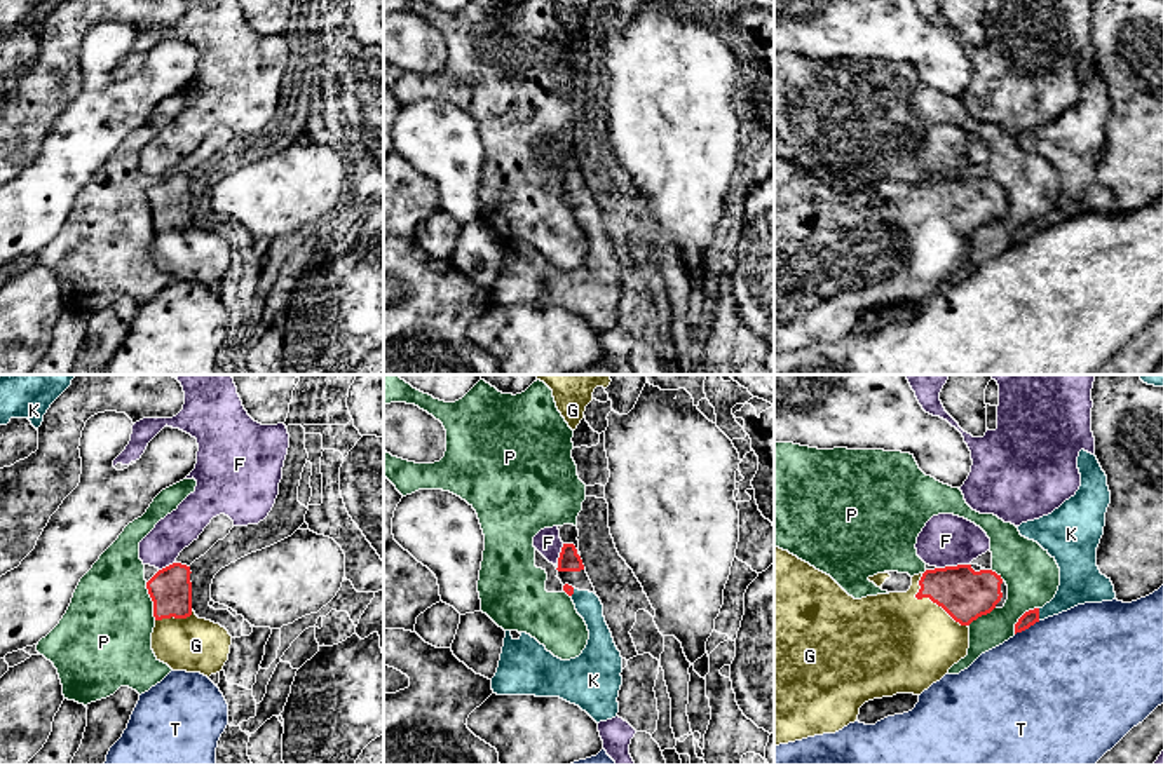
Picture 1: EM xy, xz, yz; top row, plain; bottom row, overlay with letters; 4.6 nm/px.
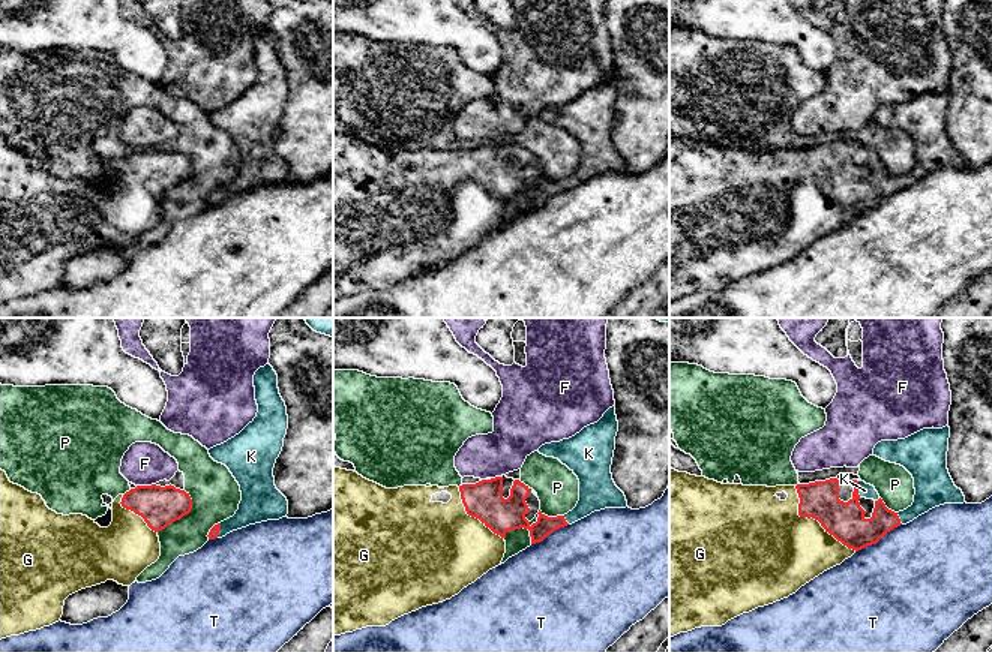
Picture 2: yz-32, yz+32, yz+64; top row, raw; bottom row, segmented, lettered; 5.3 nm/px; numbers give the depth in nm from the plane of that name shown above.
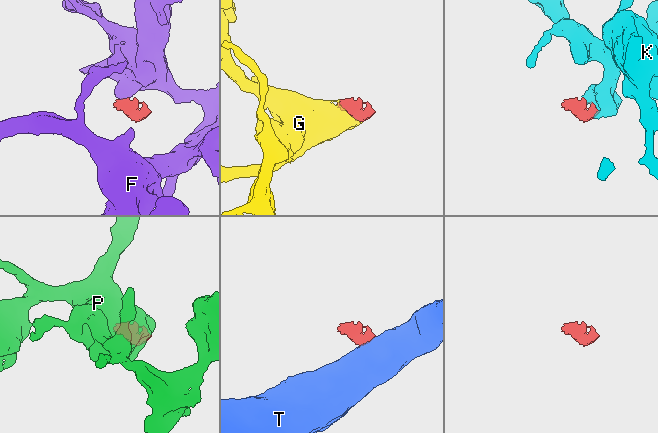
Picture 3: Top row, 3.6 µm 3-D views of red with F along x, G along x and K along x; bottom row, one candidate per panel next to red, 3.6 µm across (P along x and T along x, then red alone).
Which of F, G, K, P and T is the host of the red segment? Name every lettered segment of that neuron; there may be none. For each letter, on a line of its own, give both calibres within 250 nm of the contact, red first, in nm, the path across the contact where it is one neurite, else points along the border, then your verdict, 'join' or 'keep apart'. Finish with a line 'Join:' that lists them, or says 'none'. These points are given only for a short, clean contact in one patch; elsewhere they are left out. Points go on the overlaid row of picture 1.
F: calibres 240 and 240 nm; border yz (968, 563), (937, 568); keep apart
G: calibres 240 and 440 nm; join
K: calibres 70 and 190 nm; join
P: calibres 190 and 420 nm; keep apart
T: calibres 70 and 500 nm; border yz (1040, 621), (1015, 635); keep apart
Join: G, K

